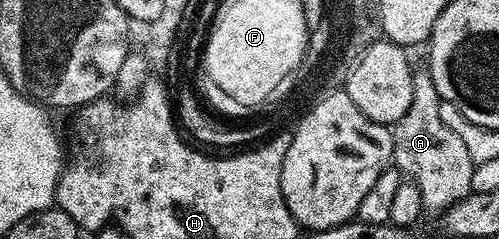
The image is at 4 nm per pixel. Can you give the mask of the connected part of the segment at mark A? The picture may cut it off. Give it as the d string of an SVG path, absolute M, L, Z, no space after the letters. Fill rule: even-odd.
M427 70L412 72L414 97L410 97L410 109L391 128L392 157L401 176L407 177L422 193L422 201L429 212L443 213L468 195L473 194L473 163L466 144L442 121L439 113L441 102L438 89Z

